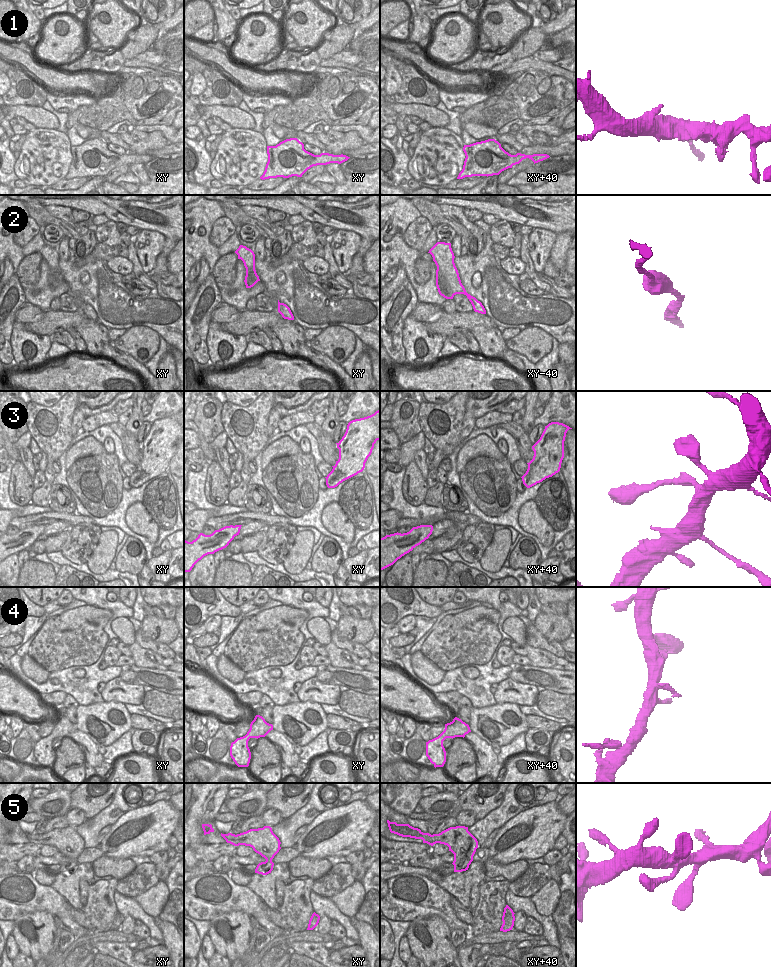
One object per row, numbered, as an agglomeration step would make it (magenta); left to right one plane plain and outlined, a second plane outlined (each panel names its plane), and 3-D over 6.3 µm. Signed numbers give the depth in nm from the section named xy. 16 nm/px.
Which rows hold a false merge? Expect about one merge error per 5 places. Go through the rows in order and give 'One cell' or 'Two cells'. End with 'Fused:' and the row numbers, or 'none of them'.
1: Two cells
2: One cell
3: One cell
4: One cell
5: One cell
Fused: 1

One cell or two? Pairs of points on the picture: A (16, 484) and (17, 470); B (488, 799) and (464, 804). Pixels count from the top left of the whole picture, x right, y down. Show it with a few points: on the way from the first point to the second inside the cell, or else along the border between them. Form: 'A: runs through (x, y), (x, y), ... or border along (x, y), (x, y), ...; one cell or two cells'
A: runs through (17, 481), (17, 473); one cell
B: runs through (482, 804), (470, 804); one cell

